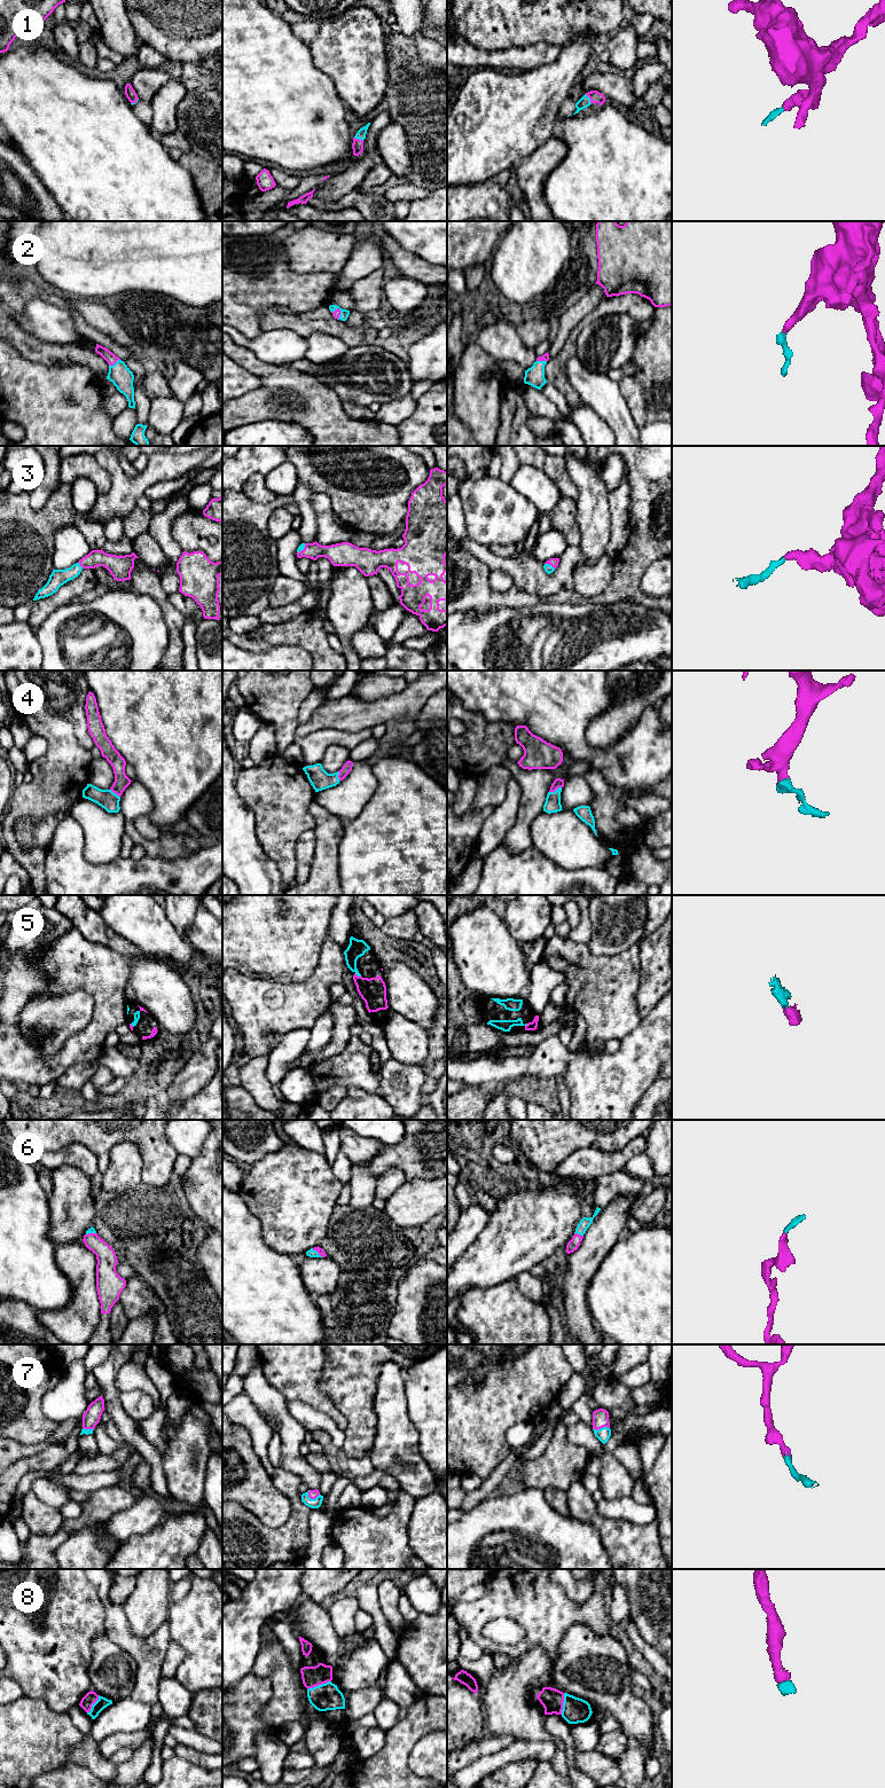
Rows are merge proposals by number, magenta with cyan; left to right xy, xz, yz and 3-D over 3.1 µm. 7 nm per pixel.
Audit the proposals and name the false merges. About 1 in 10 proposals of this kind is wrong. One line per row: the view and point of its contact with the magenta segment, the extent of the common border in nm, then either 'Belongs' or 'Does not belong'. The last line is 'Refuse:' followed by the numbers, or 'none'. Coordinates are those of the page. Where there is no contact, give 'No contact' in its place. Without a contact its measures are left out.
1: Touches magenta at yz (589, 97). Shared border 80 nm. Belongs
2: Touches magenta at xy (114, 363). Shared border 90 nm. Belongs
3: Touches magenta at yz (549, 564). Shared border 80 nm. Belongs
4: Touches magenta at yz (555, 790). Shared border 100 nm. Belongs
5: Touches magenta at xz (357, 975). Shared border 50 nm. Belongs
6: Touches magenta at yz (579, 1234). Shared border 70 nm. Belongs
7: Touches magenta at xz (312, 1498). Shared border 90 nm. Belongs
8: Touches magenta at xz (319, 1684). Shared border 180 nm. Belongs
Refuse: none

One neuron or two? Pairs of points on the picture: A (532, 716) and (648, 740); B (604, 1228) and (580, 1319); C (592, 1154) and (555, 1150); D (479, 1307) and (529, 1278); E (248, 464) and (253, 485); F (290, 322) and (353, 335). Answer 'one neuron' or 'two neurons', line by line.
A: one neuron
B: one neuron
C: two neurons
D: two neurons
E: two neurons
F: one neuron

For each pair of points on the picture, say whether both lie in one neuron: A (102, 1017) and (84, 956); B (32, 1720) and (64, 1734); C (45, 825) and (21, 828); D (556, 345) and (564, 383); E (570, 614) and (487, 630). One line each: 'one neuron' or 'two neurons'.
A: one neuron
B: one neuron
C: one neuron
D: two neurons
E: one neuron

